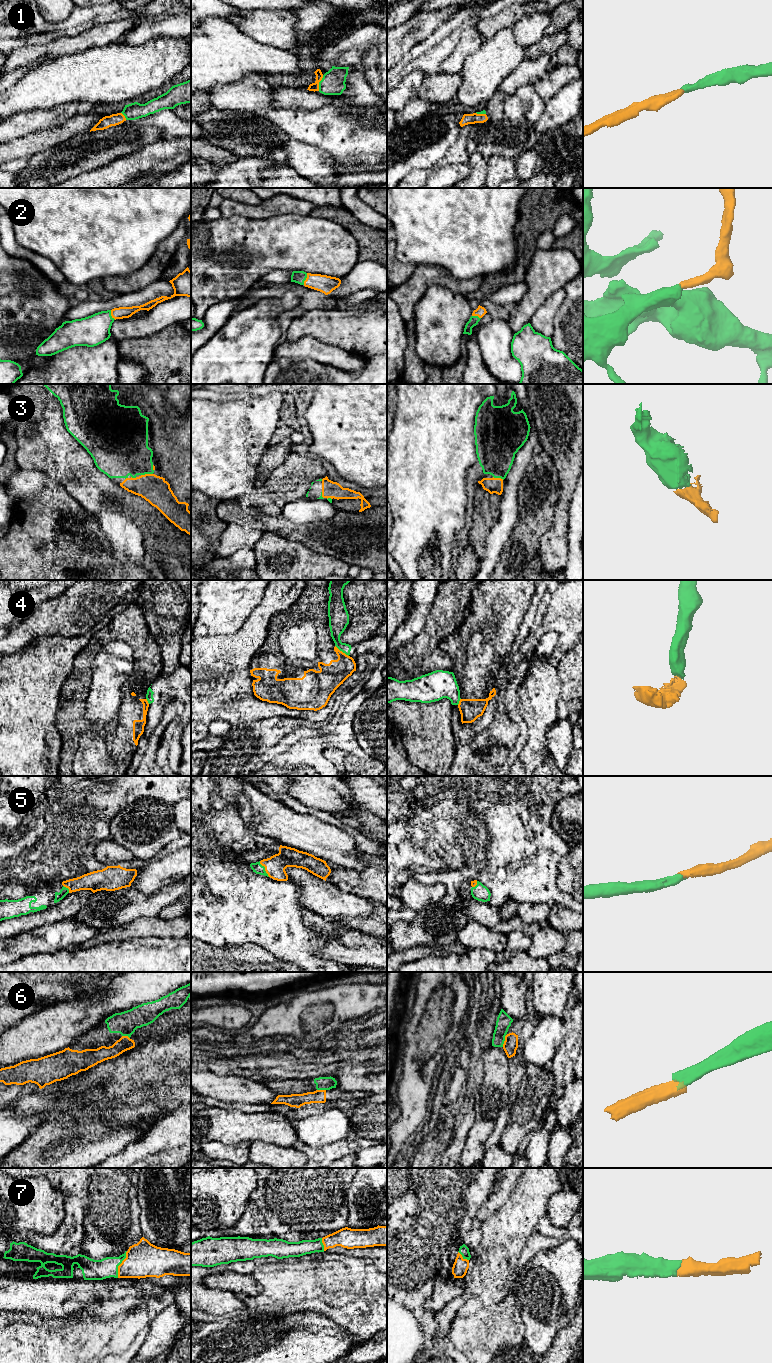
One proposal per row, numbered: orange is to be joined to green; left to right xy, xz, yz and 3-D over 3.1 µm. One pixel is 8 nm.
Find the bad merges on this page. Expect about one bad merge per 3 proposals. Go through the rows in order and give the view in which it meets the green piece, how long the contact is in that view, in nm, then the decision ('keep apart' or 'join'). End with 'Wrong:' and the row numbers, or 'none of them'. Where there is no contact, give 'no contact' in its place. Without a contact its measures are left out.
1: contact in xz; length 130 nm; join
2: contact in xz; length 100 nm; join
3: contact in xy; length 100 nm; join
4: contact in xz; length 140 nm; keep apart
5: contact in xz; length 150 nm; join
6: contact in yz; length 100 nm; keep apart
7: contact in xy; length 240 nm; join
Wrong: 4, 6

